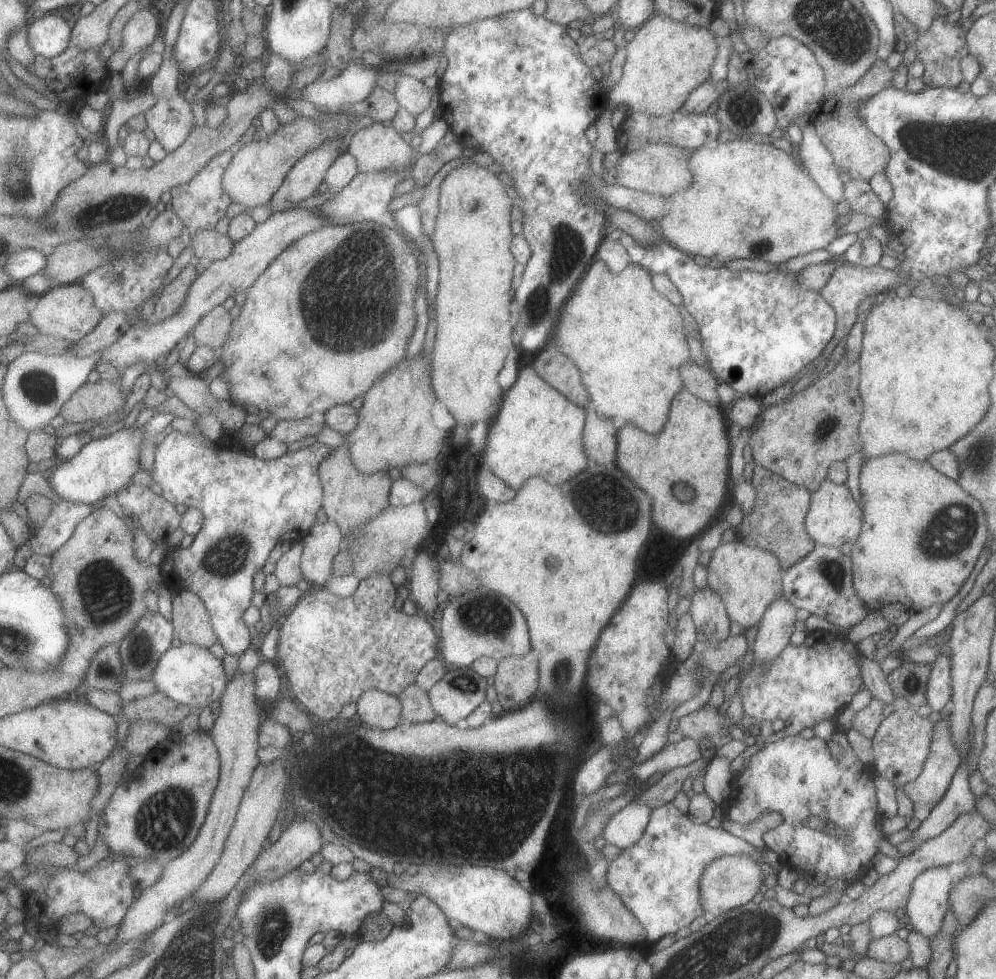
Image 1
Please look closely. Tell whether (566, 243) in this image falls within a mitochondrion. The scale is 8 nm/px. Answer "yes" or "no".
yes

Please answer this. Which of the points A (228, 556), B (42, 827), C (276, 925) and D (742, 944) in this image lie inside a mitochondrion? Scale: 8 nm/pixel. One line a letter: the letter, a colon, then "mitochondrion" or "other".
A: mitochondrion
B: other
C: mitochondrion
D: mitochondrion

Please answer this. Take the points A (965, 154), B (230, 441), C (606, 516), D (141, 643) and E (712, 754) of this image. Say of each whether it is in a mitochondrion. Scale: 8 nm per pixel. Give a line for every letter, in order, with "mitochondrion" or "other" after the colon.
A: mitochondrion
B: other
C: mitochondrion
D: mitochondrion
E: other

